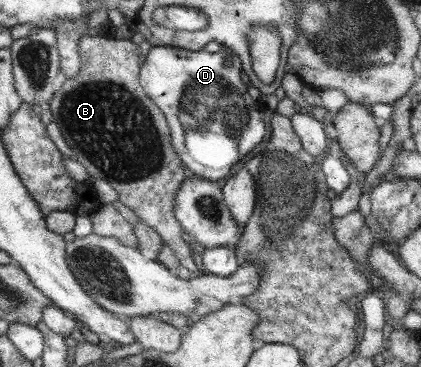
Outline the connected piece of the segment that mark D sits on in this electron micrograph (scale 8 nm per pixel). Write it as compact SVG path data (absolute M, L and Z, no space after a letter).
M152 45L149 48L144 62L144 67L140 68L139 84L143 85L143 91L155 103L155 105L163 112L168 126L170 126L171 145L174 152L179 156L182 165L188 174L204 177L206 180L214 182L218 178L224 176L232 176L234 168L241 167L246 157L259 145L264 144L270 137L270 128L272 123L269 122L270 113L262 104L260 98L252 99L252 92L248 92L248 84L244 84L244 68L240 64L240 57L232 54L230 49L220 48L218 52L206 52L204 49L196 52L175 47L174 45Z

